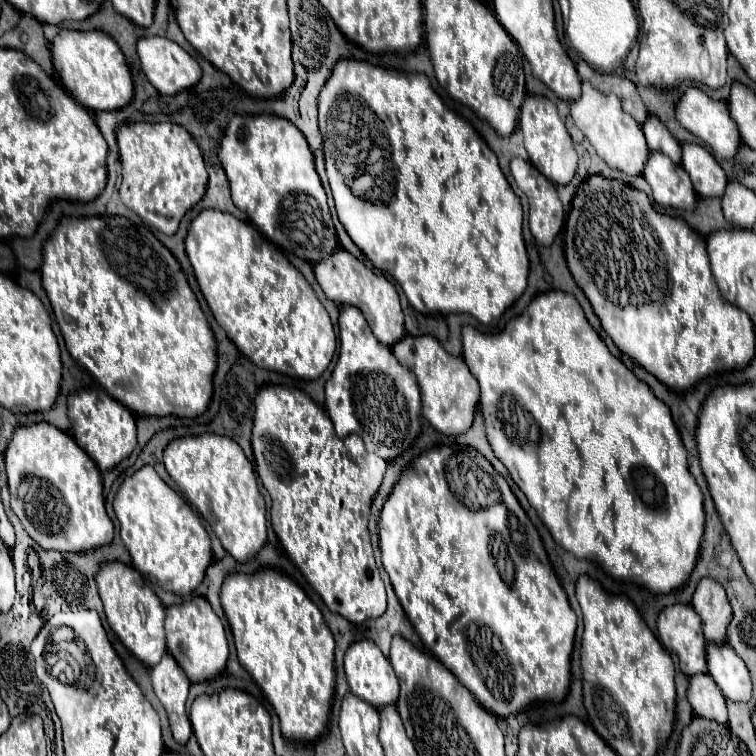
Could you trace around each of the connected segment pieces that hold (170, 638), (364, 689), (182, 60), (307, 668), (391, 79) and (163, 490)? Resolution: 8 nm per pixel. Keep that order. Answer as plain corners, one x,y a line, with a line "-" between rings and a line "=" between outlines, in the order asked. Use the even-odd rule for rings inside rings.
194,597
192,601
184,601
166,609
166,643
168,653
174,655
176,663
186,671
192,683
212,679
228,661
228,641
222,621
216,617
204,597
=
356,641
348,647
346,657
344,657
344,667
346,667
346,677
350,691
358,695
362,701
370,703
372,707
384,707
386,703
396,703
398,699
398,679
394,675
392,663
384,657
384,653
378,649
376,643
372,641
=
142,37
142,39
138,39
136,51
138,51
144,75
162,95
174,95
182,89
190,89
202,77
202,71
200,71
200,65
196,63
196,59
190,57
178,43
174,43
166,37
=
260,569
254,575
226,575
220,603
234,635
238,659
262,687
266,699
278,713
282,735
290,741
316,739
326,727
330,701
334,695
334,639
320,609
286,573
276,569
=
340,59
334,65
330,79
326,81
318,97
318,121
320,133
324,137
324,159
326,175
334,195
338,219
344,225
350,239
360,247
360,251
372,261
374,267
392,275
404,289
410,305
420,313
470,313
480,323
490,325
502,317
502,313
524,293
528,283
528,255
522,239
522,207
514,195
510,183
506,181
494,151
486,141
474,131
474,127
452,113
442,99
430,87
424,75
408,75
394,69
382,69
358,59
=
144,465
132,477
124,479
114,499
114,513
120,521
120,535
132,557
132,565
144,577
154,579
164,591
182,595
202,583
212,563
210,537
200,517
160,479
152,465

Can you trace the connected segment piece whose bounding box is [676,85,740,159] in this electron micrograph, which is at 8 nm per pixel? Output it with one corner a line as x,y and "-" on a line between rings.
690,85
676,103
676,119
680,121
680,125
684,129
694,133
698,139
702,139
716,155
726,157
726,159
736,155
736,151
740,147
740,135
738,135
736,125
730,119
726,101
716,101
710,95
706,95
702,89

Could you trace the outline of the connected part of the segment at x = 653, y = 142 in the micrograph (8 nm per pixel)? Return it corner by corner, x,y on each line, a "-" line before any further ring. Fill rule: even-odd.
648,115
648,119
642,125
642,131
646,135
650,151
660,151
660,153
668,155
672,159
672,163
680,163
680,157
682,157
680,143
670,135
666,125
658,117

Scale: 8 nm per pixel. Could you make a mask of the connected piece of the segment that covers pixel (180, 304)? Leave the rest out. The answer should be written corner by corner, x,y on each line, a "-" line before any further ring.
108,215
78,217
74,223
72,223
72,219
68,219
68,223
64,223
60,219
60,225
58,225
56,233
52,235
50,243
44,247
44,261
42,261
40,273
42,273
42,285
46,289
46,295
48,295
50,303
52,303
56,321
60,325
62,337
66,341
66,347
68,347
72,359
76,363
80,363
82,367
86,367
98,379
98,383
108,391
108,395
114,395
114,399
118,399
120,403
126,403
126,407
130,407
138,415
198,417
206,411
206,407
210,403
210,397
212,397
212,377
214,377
214,371
216,371
216,341
214,341
210,325
208,325
208,321
206,321
206,317
204,317
204,313
198,305
198,299
192,293
178,261
150,233
150,229
146,229
144,225
134,225
126,217
108,217

